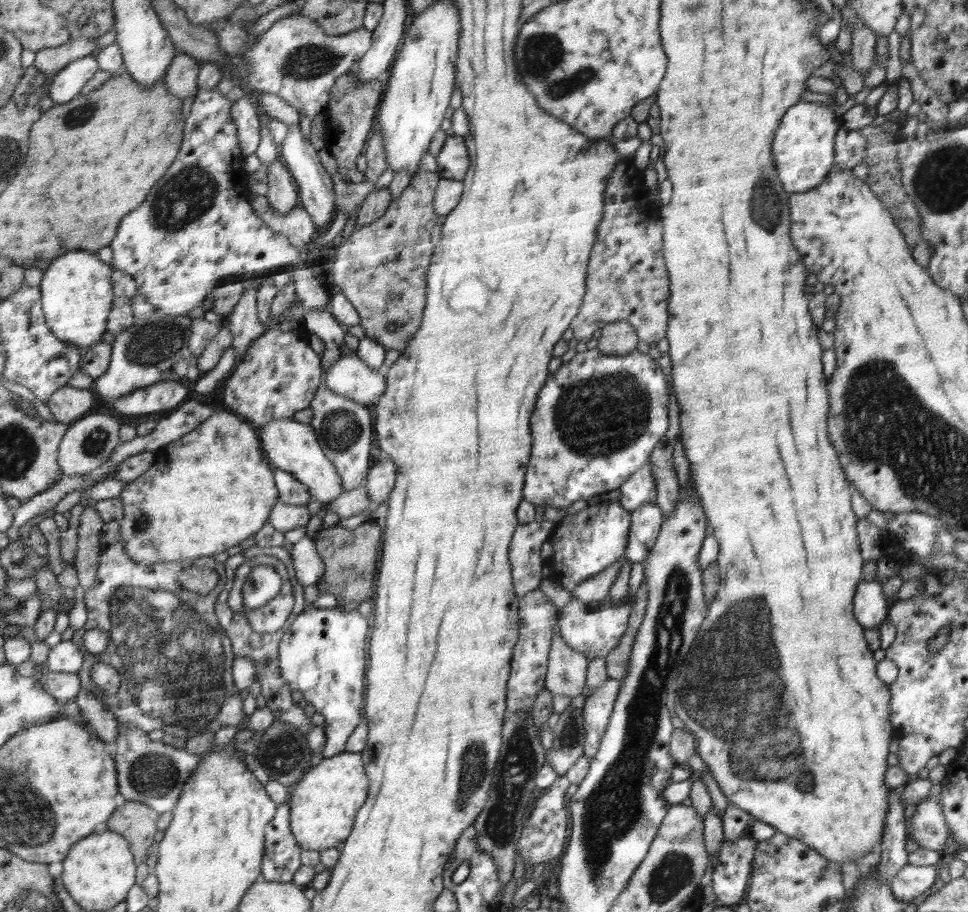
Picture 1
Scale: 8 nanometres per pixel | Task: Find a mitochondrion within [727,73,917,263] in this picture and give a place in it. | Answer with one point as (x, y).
(767, 209)

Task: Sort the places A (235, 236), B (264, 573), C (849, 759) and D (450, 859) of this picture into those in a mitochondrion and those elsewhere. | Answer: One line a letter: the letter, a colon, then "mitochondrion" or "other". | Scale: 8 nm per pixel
A: other
B: mitochondrion
C: other
D: other

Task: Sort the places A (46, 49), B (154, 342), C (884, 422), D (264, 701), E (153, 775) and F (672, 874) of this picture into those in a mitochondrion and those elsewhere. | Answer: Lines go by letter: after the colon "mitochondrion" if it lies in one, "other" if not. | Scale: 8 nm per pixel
A: other
B: mitochondrion
C: mitochondrion
D: other
E: mitochondrion
F: mitochondrion

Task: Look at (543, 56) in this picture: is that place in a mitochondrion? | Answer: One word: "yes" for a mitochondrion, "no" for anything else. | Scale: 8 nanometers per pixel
yes

